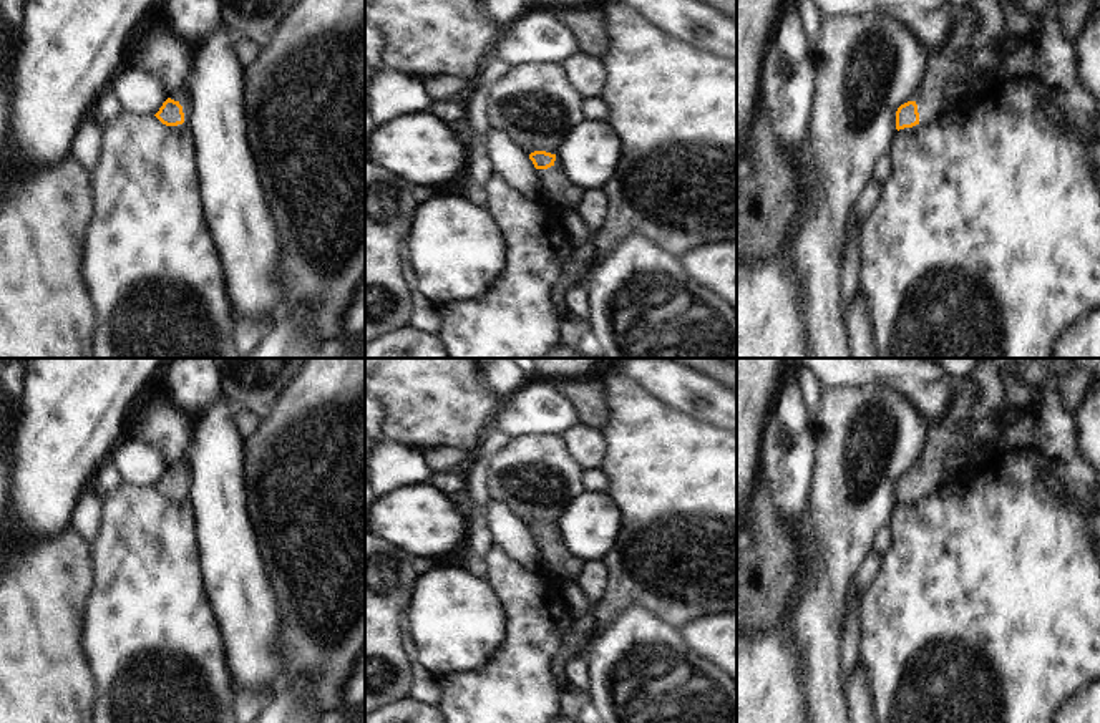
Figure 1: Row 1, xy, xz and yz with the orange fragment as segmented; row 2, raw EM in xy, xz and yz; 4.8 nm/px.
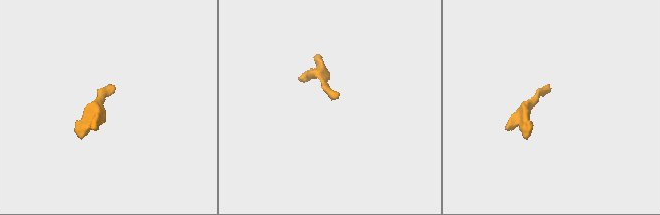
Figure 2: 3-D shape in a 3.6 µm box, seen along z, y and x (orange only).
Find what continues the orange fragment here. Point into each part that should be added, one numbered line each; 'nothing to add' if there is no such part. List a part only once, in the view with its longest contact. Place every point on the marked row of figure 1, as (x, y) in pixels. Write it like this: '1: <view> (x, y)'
1: yz (949, 63)

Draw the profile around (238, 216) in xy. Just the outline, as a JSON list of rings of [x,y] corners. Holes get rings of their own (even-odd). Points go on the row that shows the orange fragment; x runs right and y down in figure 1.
[[[221,25],[192,51],[194,65],[184,95],[184,124],[194,139],[204,219],[221,262],[231,308],[262,328],[267,315],[282,302],[277,272],[279,247],[270,211],[257,177],[256,161],[247,143],[244,66],[236,55],[234,41],[236,36]]]

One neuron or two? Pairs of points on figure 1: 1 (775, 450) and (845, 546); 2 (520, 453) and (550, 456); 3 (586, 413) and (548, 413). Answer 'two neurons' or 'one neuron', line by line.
1: two neurons
2: one neuron
3: two neurons

